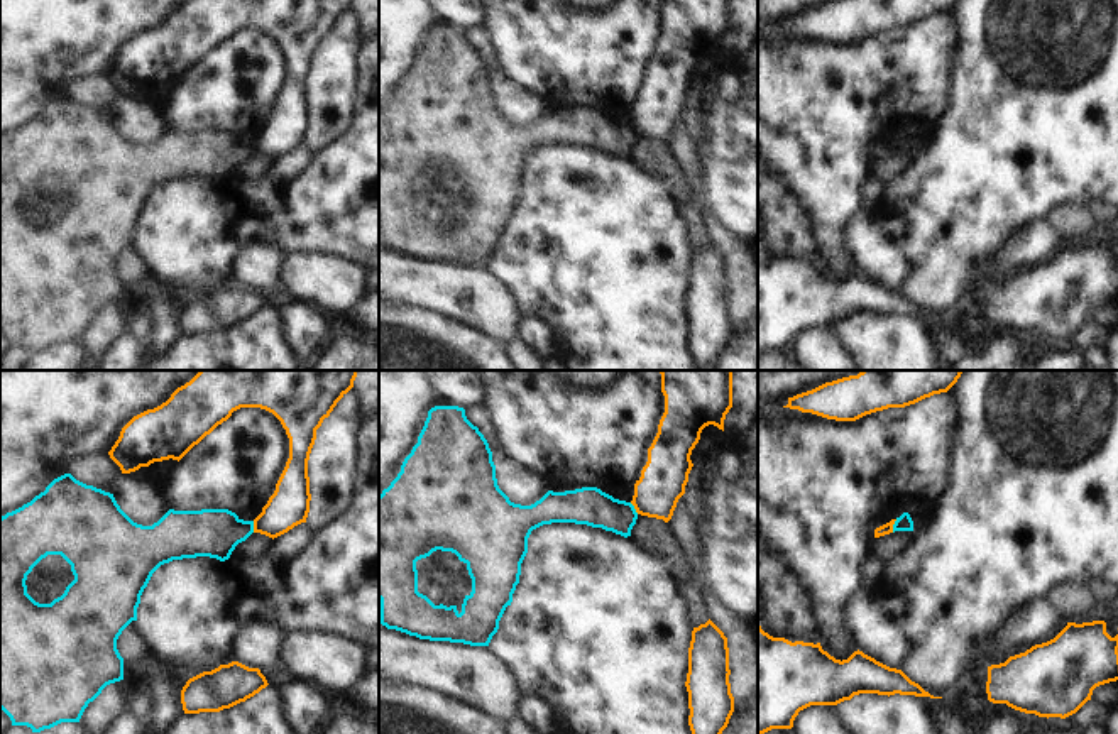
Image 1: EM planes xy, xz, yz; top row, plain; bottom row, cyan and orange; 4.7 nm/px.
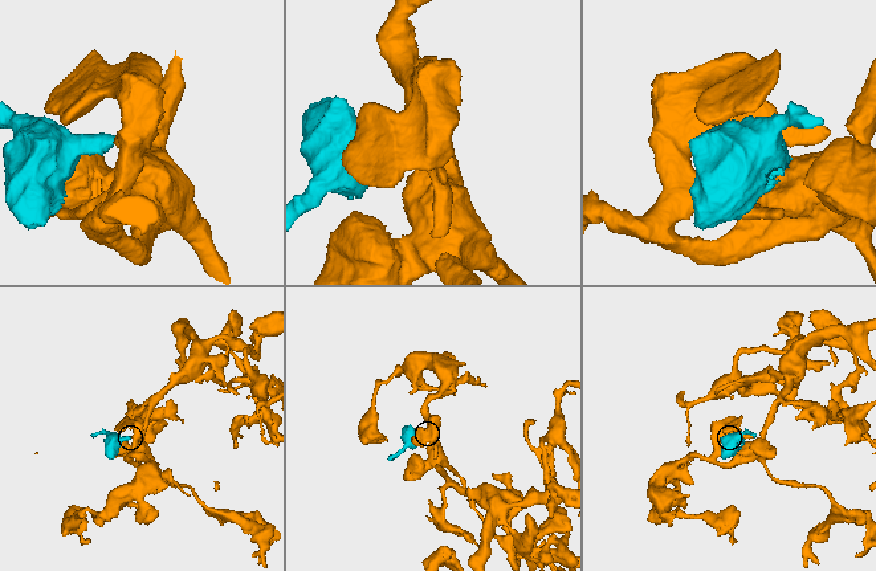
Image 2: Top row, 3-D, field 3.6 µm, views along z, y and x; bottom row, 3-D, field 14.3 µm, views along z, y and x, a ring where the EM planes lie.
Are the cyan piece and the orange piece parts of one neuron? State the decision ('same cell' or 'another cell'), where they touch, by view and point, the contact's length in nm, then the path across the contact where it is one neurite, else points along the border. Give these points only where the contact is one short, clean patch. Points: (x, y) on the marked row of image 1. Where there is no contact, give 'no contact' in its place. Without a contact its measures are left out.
another cell; meets cyan in yz at (893, 526); contact 70 nm long; border along yz (897, 520), (892, 531)

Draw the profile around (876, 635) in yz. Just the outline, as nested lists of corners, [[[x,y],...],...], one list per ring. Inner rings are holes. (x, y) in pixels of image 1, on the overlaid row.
[[[861,589],[851,599],[847,605],[847,627],[856,638],[859,651],[890,668],[902,668],[907,639],[873,592]]]

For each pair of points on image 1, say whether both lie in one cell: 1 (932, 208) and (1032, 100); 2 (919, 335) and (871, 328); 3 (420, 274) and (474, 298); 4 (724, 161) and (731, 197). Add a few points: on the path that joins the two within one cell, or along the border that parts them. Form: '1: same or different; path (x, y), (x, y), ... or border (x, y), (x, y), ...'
1: same; path (959, 181), (1013, 127)
2: same; path (907, 335), (883, 335)
3: same; path (433, 284), (460, 291)
4: same; path (731, 169), (731, 188)

